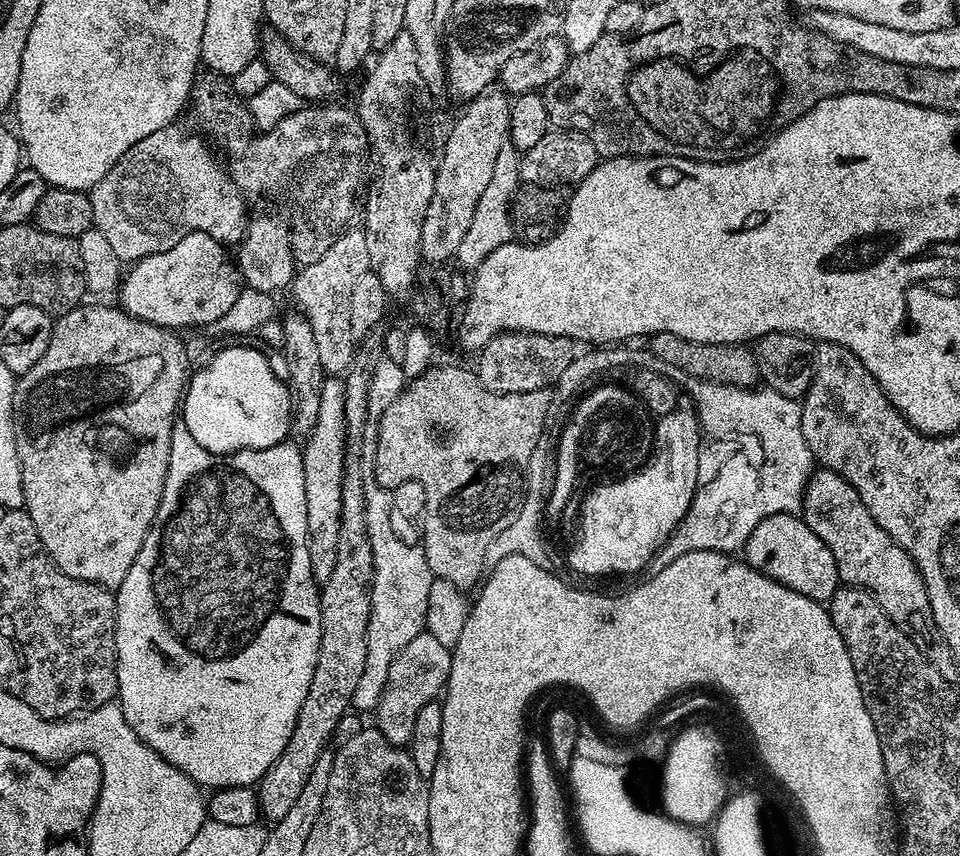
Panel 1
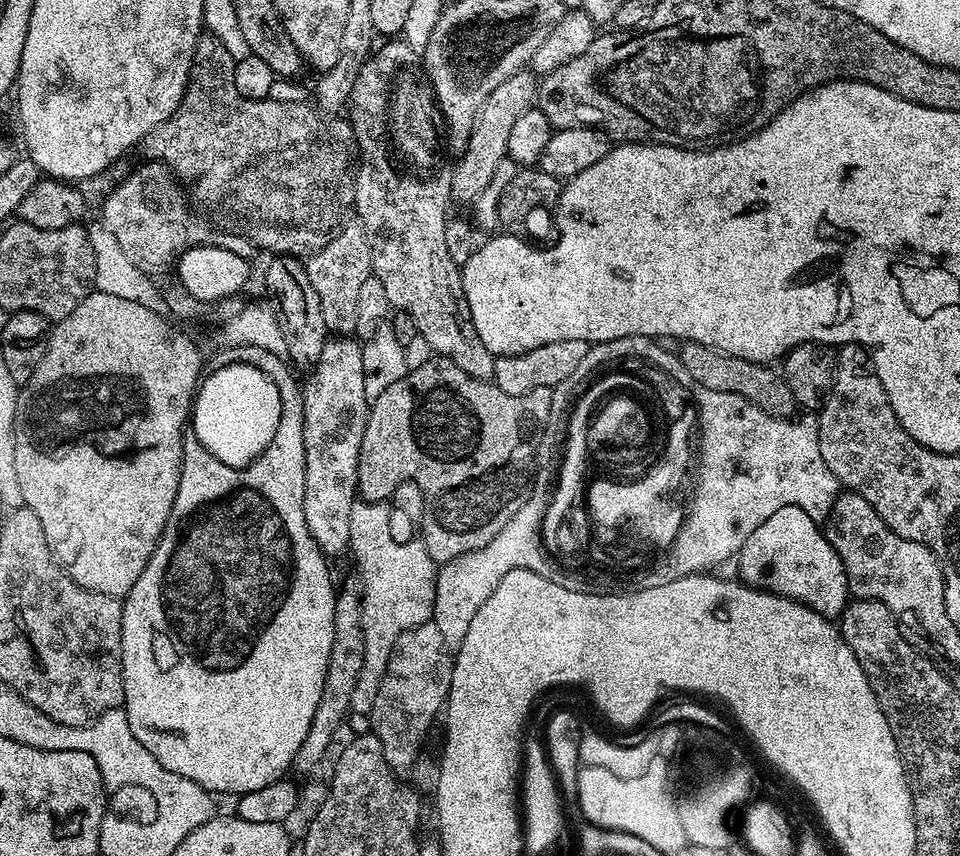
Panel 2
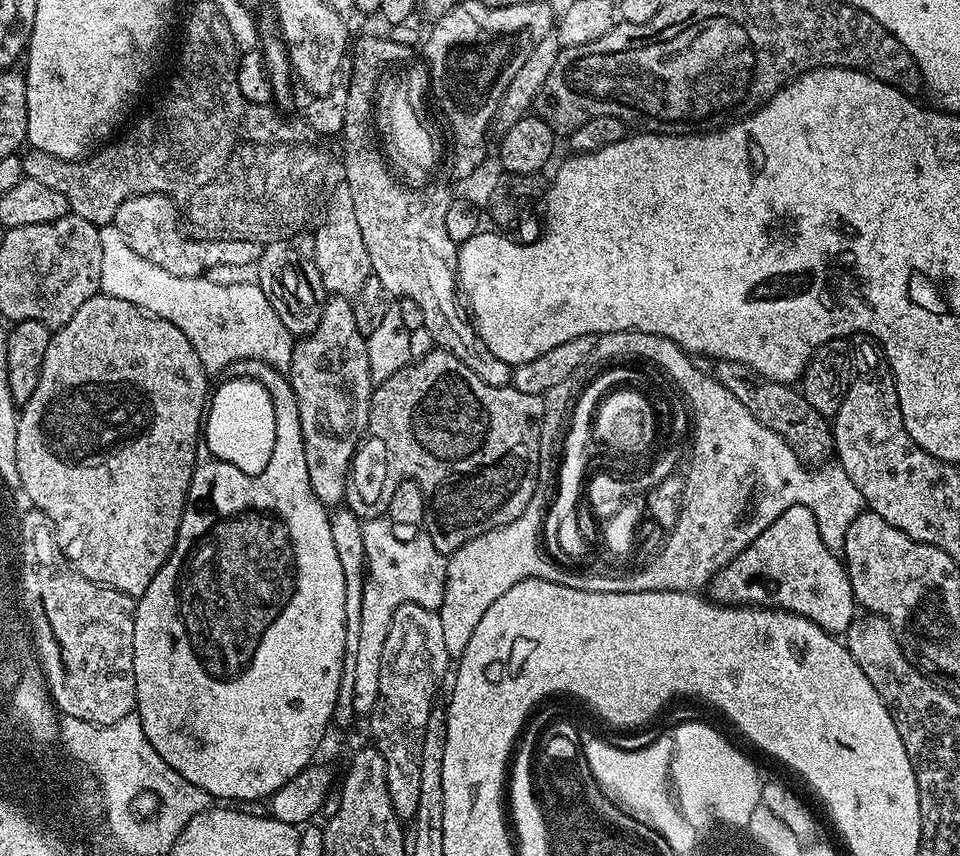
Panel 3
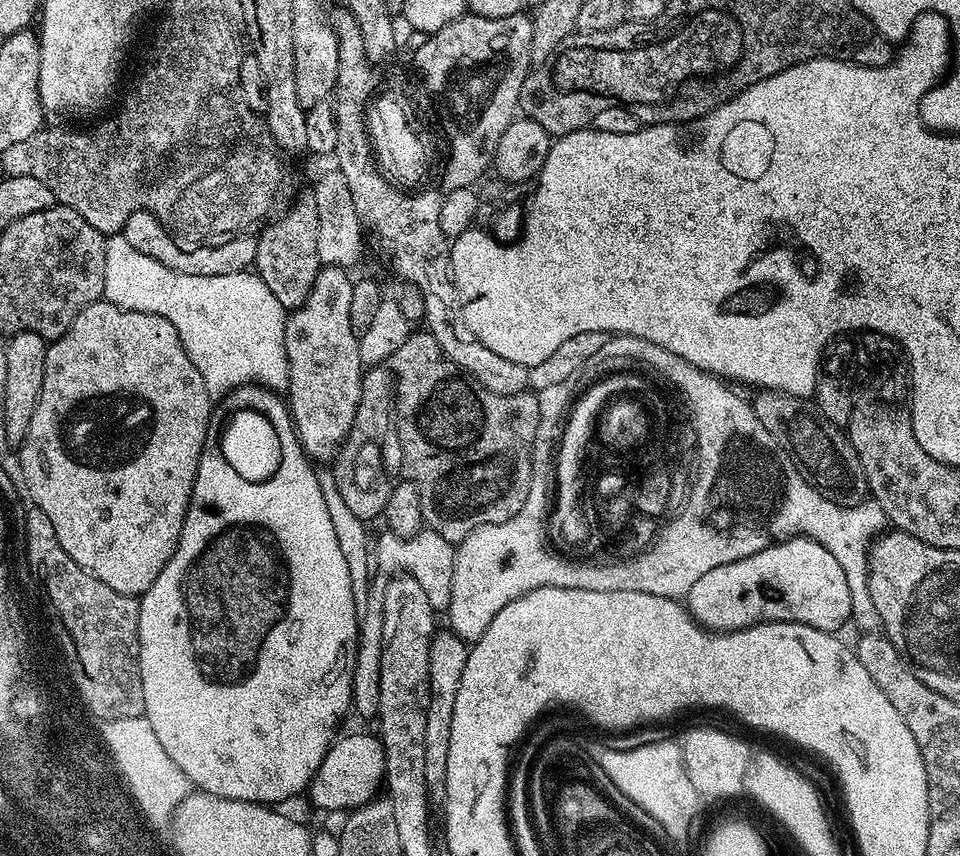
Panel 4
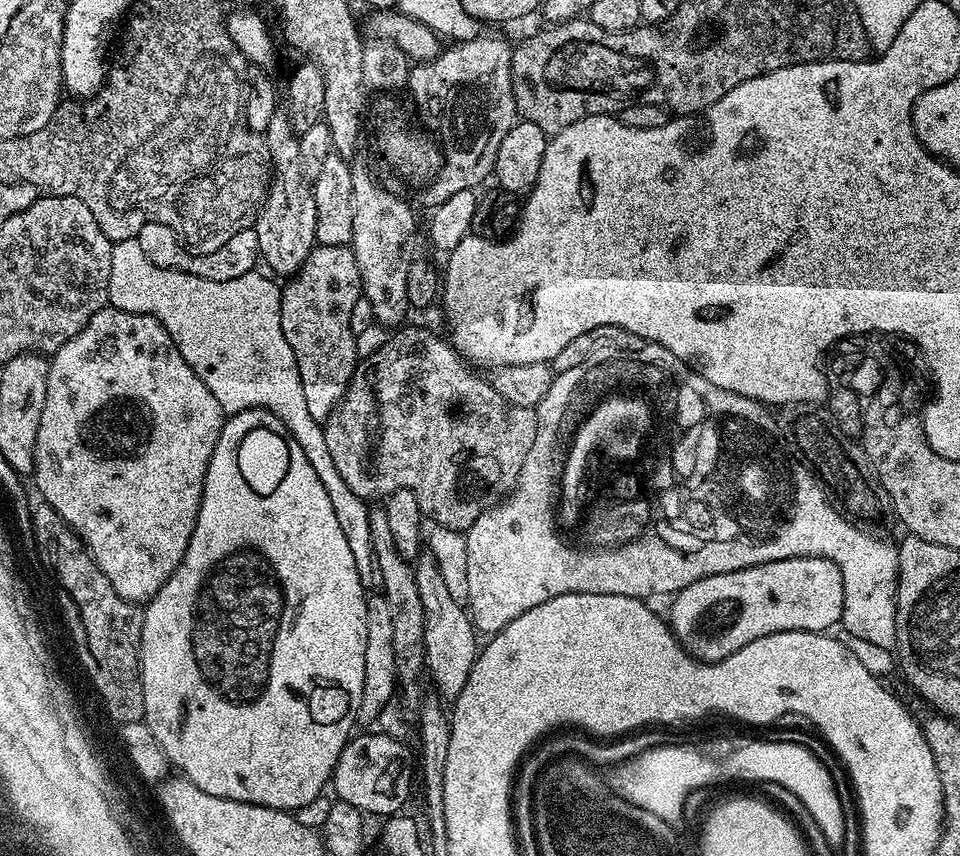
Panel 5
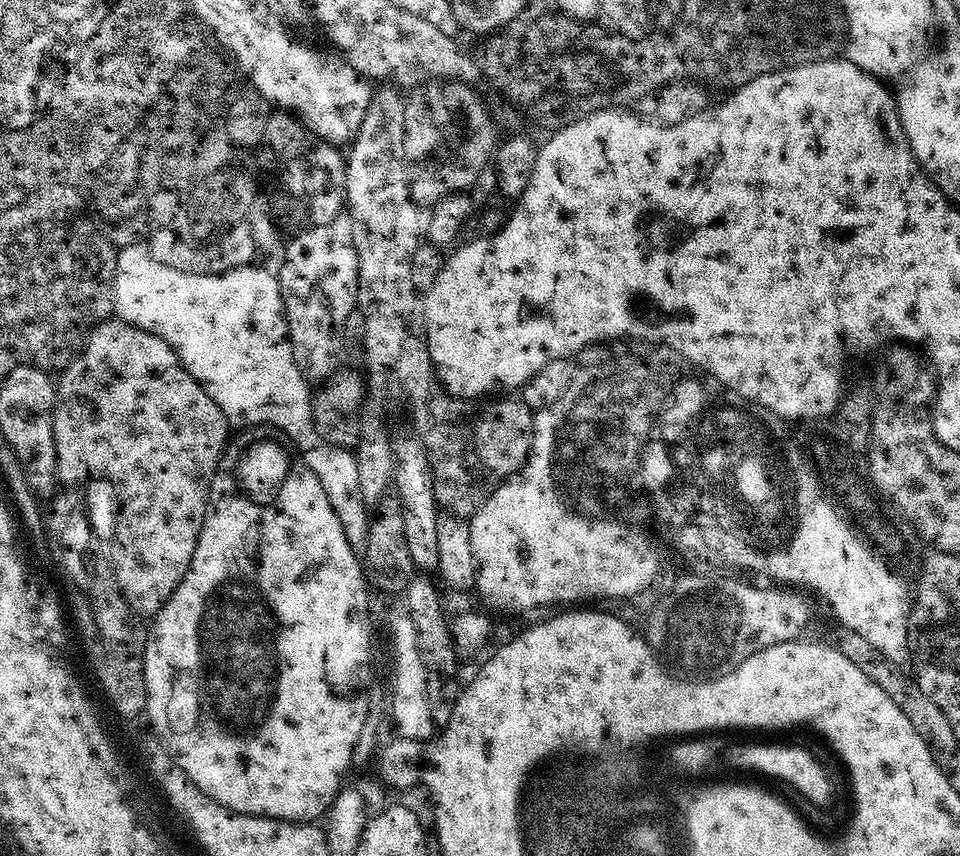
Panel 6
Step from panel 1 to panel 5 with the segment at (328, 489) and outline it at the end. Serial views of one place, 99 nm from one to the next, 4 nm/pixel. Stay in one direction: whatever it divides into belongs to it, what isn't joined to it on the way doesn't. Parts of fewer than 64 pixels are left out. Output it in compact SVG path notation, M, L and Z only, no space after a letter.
M317 244L300 271L285 284L280 294L282 334L294 350L310 418L324 422L348 395L352 376L358 371L356 336L350 330L350 310L362 298L358 262L347 244Z

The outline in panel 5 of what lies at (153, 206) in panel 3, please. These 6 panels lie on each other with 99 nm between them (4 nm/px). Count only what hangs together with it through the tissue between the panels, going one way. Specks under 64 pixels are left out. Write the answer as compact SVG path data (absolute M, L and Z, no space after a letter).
M150 222L142 226L142 230L134 238L138 246L142 246L142 254L146 254L146 258L150 258L154 266L175 272L185 272L198 278L206 278L210 282L230 282L234 278L242 278L247 272L253 271L257 267L256 260L258 264L261 259L255 227L238 230L238 234L234 234L234 238L226 242L226 246L218 246L218 250L210 254L189 252L176 232L170 230L170 226L162 226L158 222Z

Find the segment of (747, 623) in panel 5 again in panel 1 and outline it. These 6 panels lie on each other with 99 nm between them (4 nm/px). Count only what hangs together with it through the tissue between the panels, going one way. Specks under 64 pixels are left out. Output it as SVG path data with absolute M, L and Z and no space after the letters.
M779 512L758 522L754 534L750 534L744 544L742 556L748 565L766 578L811 600L831 600L842 584L834 554L830 554L826 542L822 542L822 538L818 538L818 534L810 530L804 519L791 512Z

